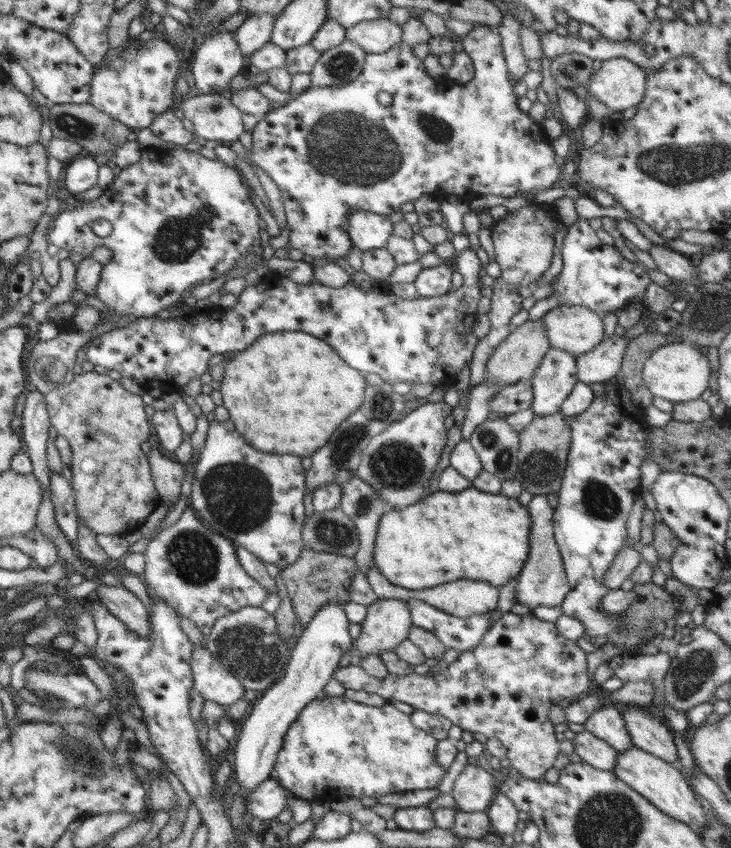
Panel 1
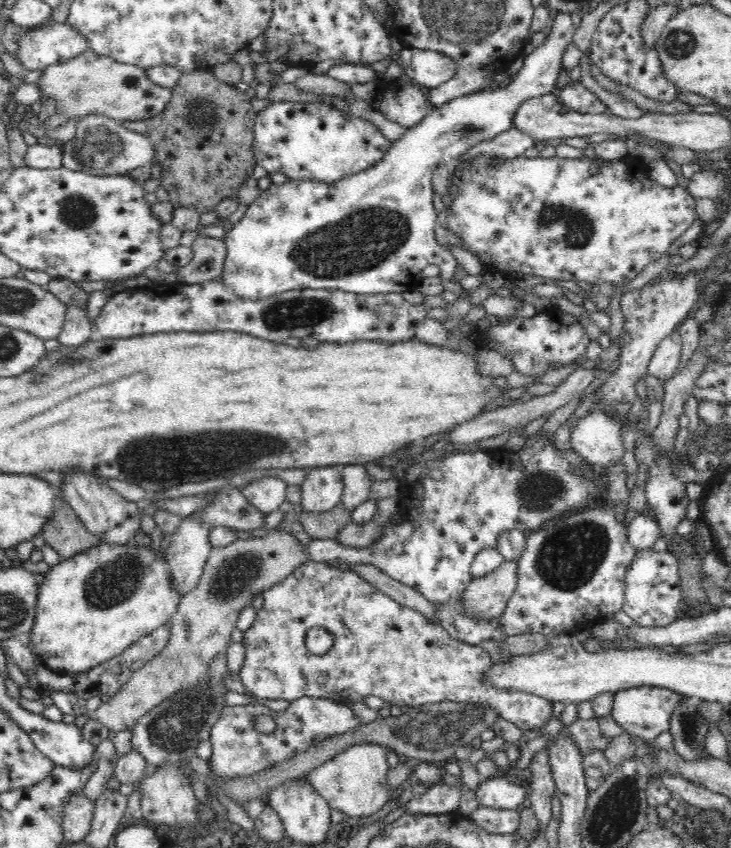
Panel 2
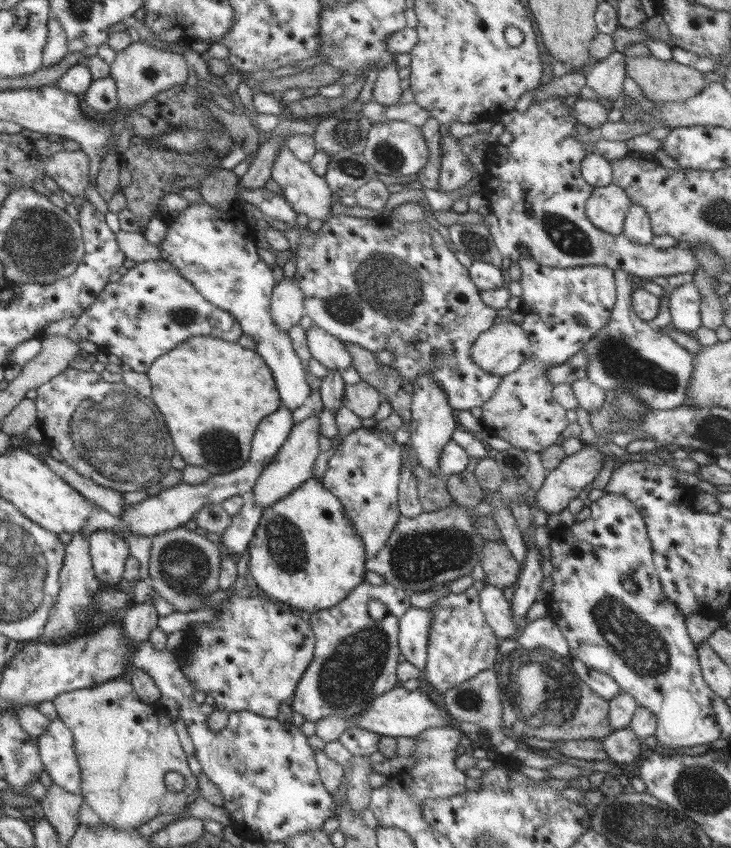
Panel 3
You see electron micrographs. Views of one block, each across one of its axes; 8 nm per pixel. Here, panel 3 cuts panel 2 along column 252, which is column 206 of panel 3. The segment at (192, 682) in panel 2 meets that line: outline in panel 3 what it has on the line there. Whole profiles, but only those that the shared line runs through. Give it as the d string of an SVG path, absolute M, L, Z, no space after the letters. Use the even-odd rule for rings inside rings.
M184 526L158 533L151 539L148 581L154 591L172 604L176 612L186 614L202 610L205 601L220 590L219 572L224 553L220 544L214 544L206 536Z

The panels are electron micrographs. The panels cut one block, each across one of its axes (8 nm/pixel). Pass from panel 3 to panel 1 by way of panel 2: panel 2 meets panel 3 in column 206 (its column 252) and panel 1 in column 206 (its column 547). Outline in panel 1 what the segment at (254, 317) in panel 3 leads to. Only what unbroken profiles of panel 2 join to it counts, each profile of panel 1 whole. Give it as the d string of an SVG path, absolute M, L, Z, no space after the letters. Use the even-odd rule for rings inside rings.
M216 31L205 37L197 52L191 52L190 71L202 94L227 94L230 80L244 64L234 31Z

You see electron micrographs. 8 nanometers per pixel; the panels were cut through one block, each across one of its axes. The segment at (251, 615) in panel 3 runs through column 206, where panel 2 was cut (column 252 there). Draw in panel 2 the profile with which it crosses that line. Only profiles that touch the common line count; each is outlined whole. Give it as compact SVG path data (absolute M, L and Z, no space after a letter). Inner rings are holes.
M308 561L301 564L298 568L292 571L291 575L286 577L284 582L280 584L272 585L272 588L264 590L262 592L264 597L264 605L258 612L256 621L252 624L249 630L244 631L242 644L246 649L246 659L242 669L239 671L239 676L242 680L242 684L245 686L247 694L251 694L255 697L270 698L270 700L296 700L296 698L302 698L302 696L310 696L310 698L324 698L331 701L336 701L338 704L350 705L363 703L364 698L368 696L378 696L385 702L390 702L391 705L396 704L400 708L407 709L409 707L417 707L420 705L430 703L441 703L444 701L452 701L459 703L488 703L490 707L494 708L496 712L499 712L499 716L516 724L516 727L522 731L534 731L540 729L542 735L546 732L548 722L550 722L552 716L553 702L546 700L544 697L536 696L534 694L528 694L527 692L518 692L516 690L498 690L495 686L490 686L485 682L485 672L493 666L492 658L490 654L484 651L482 648L472 646L470 644L455 640L448 632L441 627L441 625L434 625L430 620L426 619L424 615L420 615L420 612L415 609L409 608L403 604L395 602L392 598L378 591L374 585L367 582L360 573L352 569L340 569L328 565L328 563Z

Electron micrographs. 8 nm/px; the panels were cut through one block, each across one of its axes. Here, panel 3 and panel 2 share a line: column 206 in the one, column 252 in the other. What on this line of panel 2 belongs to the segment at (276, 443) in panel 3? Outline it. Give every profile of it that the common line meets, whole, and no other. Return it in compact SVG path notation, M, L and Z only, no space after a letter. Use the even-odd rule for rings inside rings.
M265 476L251 480L241 488L250 504L267 515L286 504L286 482L276 476Z

